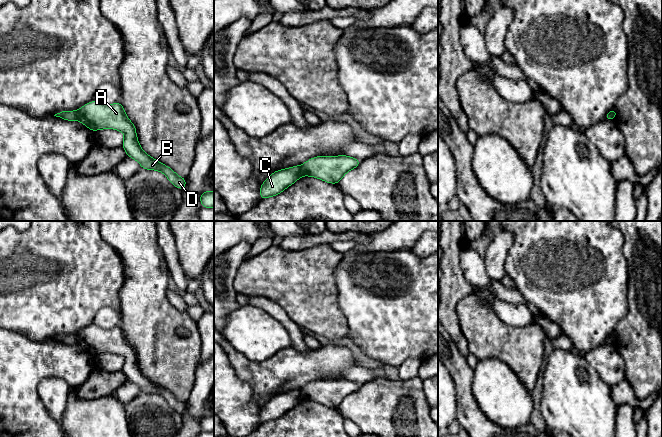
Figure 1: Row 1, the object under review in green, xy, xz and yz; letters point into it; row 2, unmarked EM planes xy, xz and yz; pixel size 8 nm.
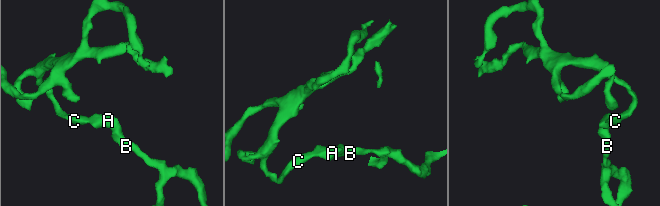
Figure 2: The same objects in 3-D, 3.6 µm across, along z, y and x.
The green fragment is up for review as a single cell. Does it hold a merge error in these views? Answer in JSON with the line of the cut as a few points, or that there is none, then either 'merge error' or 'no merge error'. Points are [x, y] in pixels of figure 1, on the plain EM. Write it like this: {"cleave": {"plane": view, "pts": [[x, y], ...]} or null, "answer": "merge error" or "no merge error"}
{"cleave": {"plane": "xy", "pts": [[78, 335], [76, 343]]}, "answer": "merge error"}

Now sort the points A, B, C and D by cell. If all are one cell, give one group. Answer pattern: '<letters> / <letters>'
A B D / C

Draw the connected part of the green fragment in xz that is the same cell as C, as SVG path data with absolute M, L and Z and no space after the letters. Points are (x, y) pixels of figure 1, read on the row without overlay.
M300 390L273 396L260 411L260 424L280 418L301 400L303 396Z

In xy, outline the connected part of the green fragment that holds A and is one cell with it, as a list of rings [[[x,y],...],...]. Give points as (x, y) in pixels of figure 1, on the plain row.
[[[96,325],[88,326],[78,334],[78,342],[91,355],[116,353],[125,358],[123,372],[127,380],[137,384],[141,392],[157,394],[166,399],[169,405],[181,415],[186,411],[186,402],[179,401],[170,391],[146,378],[137,364],[136,352],[126,340],[120,326],[103,329]]]

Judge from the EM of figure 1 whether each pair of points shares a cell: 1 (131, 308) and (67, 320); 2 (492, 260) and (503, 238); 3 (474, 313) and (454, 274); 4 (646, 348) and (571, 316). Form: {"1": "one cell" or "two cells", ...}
{"1": "two cells", "2": "one cell", "3": "two cells", "4": "two cells"}

